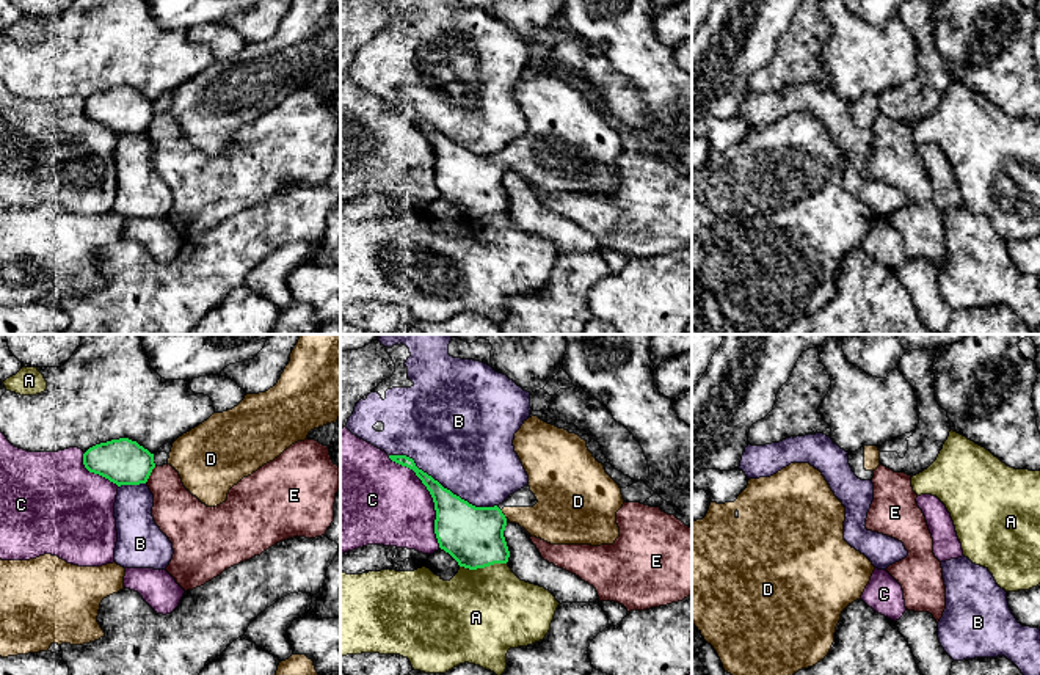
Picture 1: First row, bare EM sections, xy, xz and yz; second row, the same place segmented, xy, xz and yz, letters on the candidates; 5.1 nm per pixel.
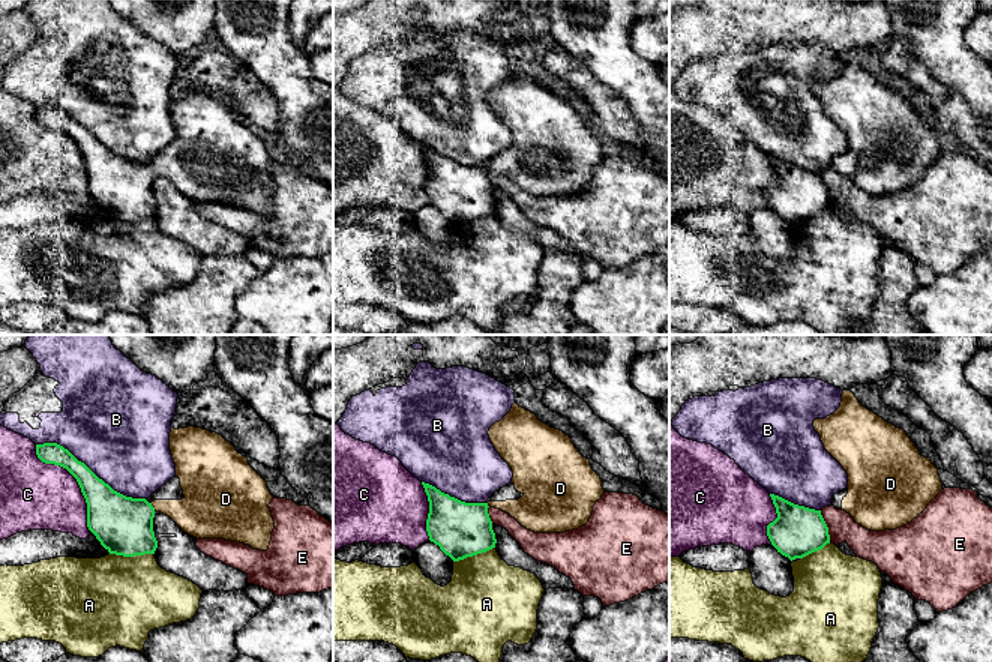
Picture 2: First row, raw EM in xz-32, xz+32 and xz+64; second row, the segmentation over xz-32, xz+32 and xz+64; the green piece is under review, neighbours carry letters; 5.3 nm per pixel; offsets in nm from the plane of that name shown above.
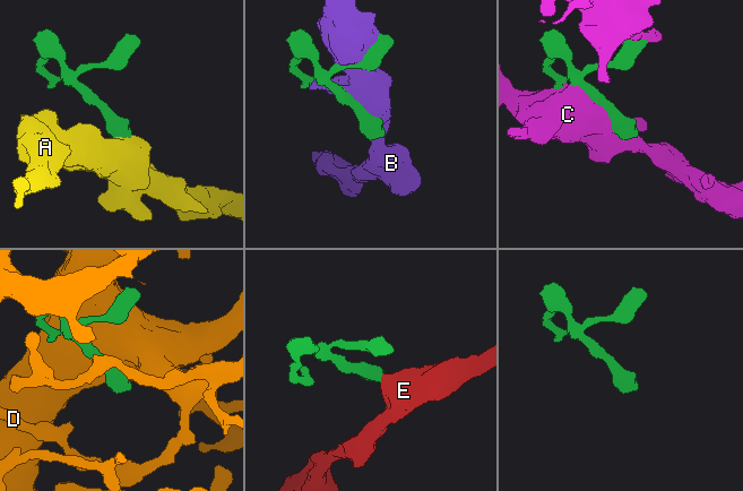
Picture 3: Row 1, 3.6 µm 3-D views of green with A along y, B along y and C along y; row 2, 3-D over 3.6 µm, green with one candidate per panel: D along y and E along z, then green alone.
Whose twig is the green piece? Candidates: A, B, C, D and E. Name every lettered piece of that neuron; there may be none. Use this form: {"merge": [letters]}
{"merge": ["D"]}

